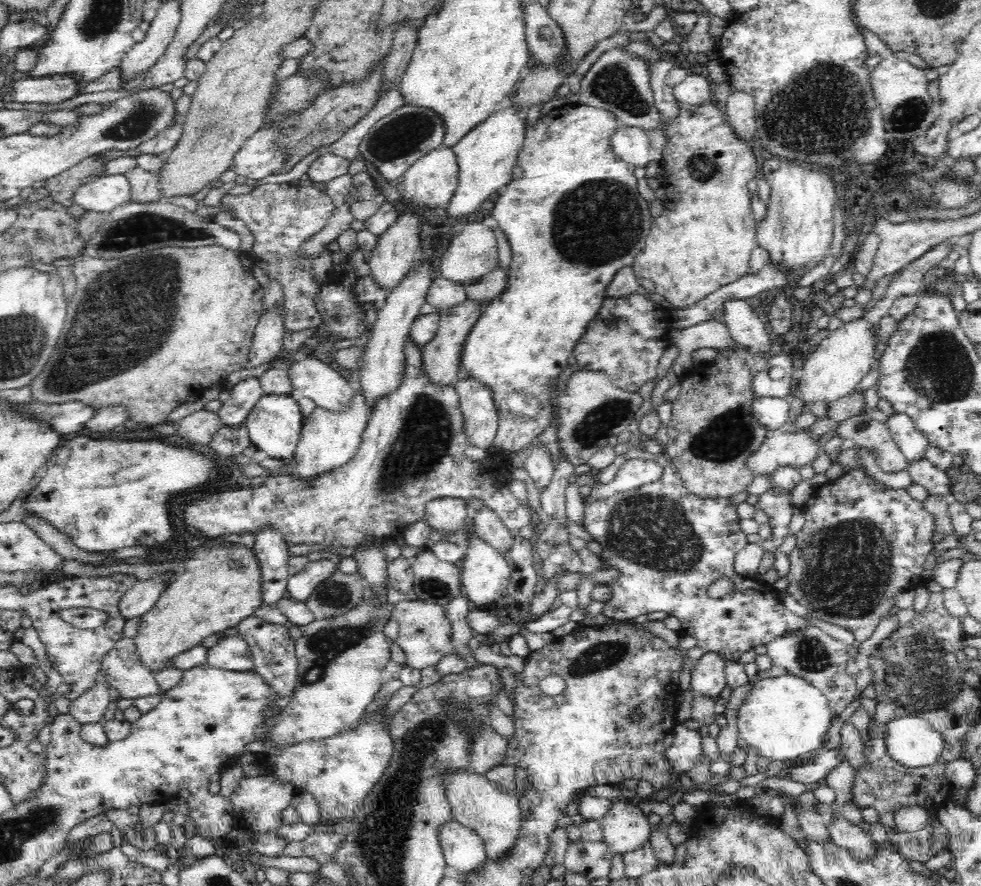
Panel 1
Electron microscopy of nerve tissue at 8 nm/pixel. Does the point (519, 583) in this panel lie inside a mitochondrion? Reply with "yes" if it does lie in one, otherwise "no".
no

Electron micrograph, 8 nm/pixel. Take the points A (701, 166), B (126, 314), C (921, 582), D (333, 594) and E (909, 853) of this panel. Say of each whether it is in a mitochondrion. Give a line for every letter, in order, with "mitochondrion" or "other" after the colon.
A: mitochondrion
B: mitochondrion
C: other
D: mitochondrion
E: other

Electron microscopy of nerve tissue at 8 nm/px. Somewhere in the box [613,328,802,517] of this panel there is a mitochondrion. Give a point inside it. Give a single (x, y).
(731, 433)

